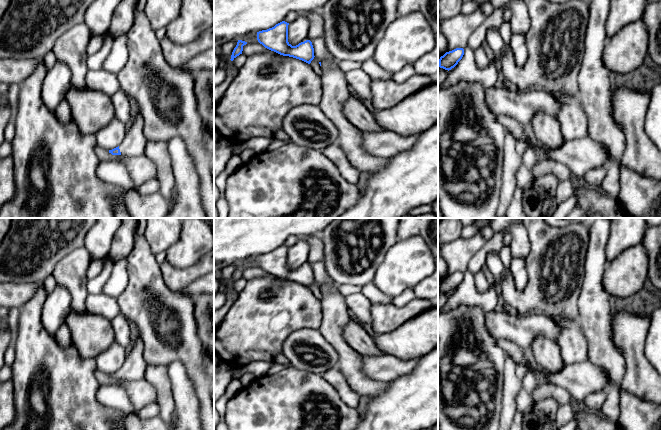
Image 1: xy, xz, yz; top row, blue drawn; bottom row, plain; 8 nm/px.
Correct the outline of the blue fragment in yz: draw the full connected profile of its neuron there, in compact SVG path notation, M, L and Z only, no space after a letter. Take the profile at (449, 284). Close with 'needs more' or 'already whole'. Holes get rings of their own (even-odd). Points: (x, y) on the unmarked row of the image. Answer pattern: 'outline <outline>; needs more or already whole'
outline M456 272L452 275L446 276L439 283L439 291L449 295L458 288L458 286L462 283L463 279L463 272Z; already whole

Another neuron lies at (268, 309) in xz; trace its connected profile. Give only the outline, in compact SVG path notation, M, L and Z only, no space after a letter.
M267 273L248 280L238 293L236 301L214 331L214 353L230 368L256 361L274 362L292 332L302 328L319 329L321 323L322 304L310 288Z

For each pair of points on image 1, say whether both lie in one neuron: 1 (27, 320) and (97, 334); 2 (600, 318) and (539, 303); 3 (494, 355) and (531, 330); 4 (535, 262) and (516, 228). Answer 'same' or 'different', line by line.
1: different
2: different
3: different
4: different

